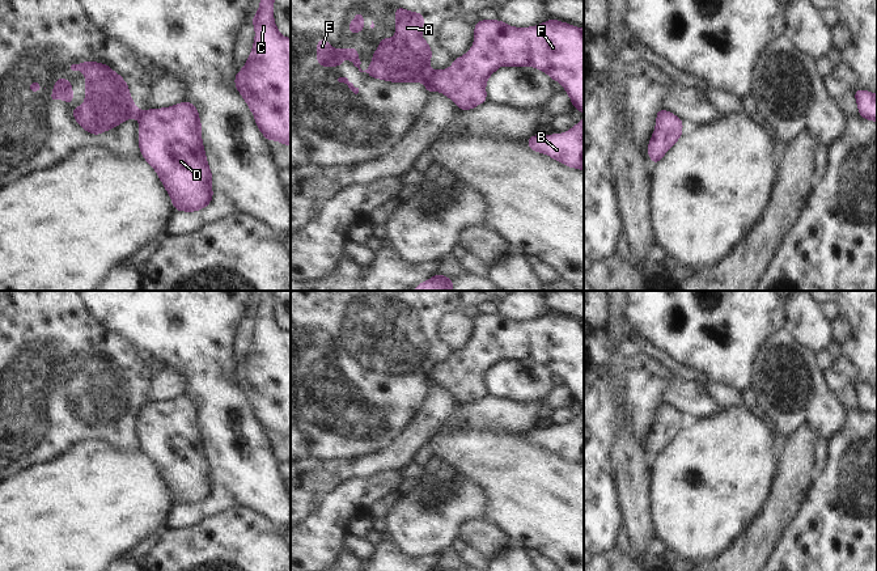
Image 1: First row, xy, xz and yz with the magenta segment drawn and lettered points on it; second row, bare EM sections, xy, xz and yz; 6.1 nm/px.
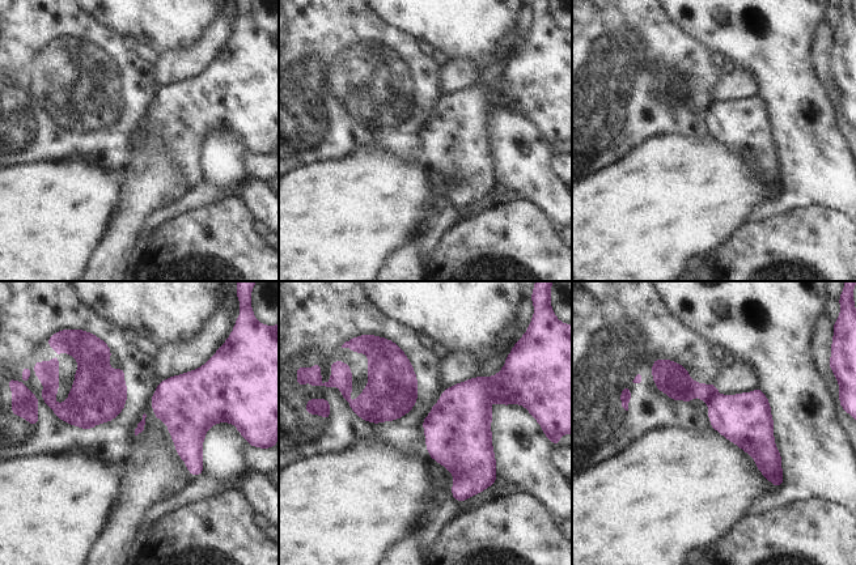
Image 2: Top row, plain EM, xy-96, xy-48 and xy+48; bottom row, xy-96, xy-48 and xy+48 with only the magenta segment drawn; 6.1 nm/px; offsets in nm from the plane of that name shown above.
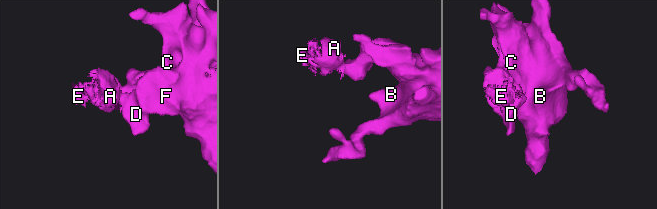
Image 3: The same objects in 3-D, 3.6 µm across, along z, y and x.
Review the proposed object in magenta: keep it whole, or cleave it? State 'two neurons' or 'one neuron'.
two neurons

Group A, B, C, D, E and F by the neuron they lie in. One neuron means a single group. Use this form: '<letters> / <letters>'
A E / B C D F

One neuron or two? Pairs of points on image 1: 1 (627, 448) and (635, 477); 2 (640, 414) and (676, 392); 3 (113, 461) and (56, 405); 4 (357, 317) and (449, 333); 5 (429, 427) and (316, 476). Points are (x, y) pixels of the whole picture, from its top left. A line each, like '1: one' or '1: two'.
1: one
2: two
3: two
4: two
5: one

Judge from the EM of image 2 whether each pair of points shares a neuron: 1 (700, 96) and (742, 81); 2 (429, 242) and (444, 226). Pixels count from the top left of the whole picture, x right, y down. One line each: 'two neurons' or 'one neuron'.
1: two neurons
2: one neuron

